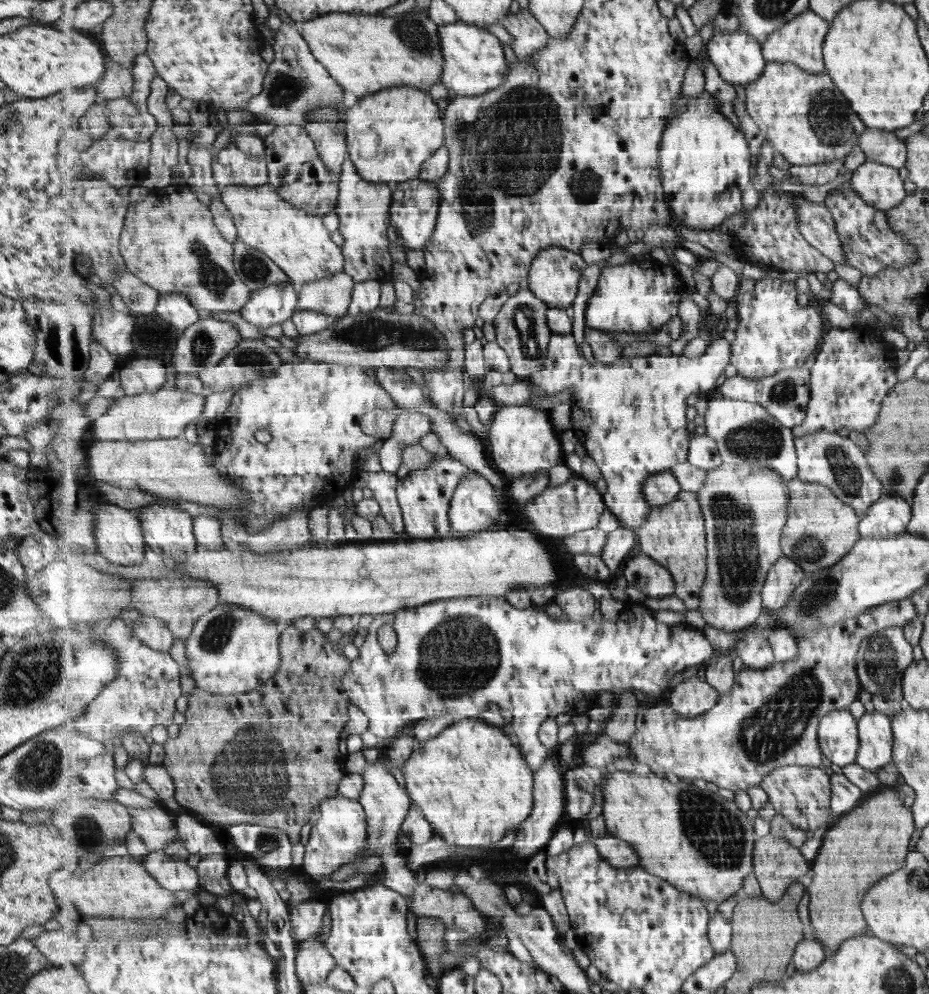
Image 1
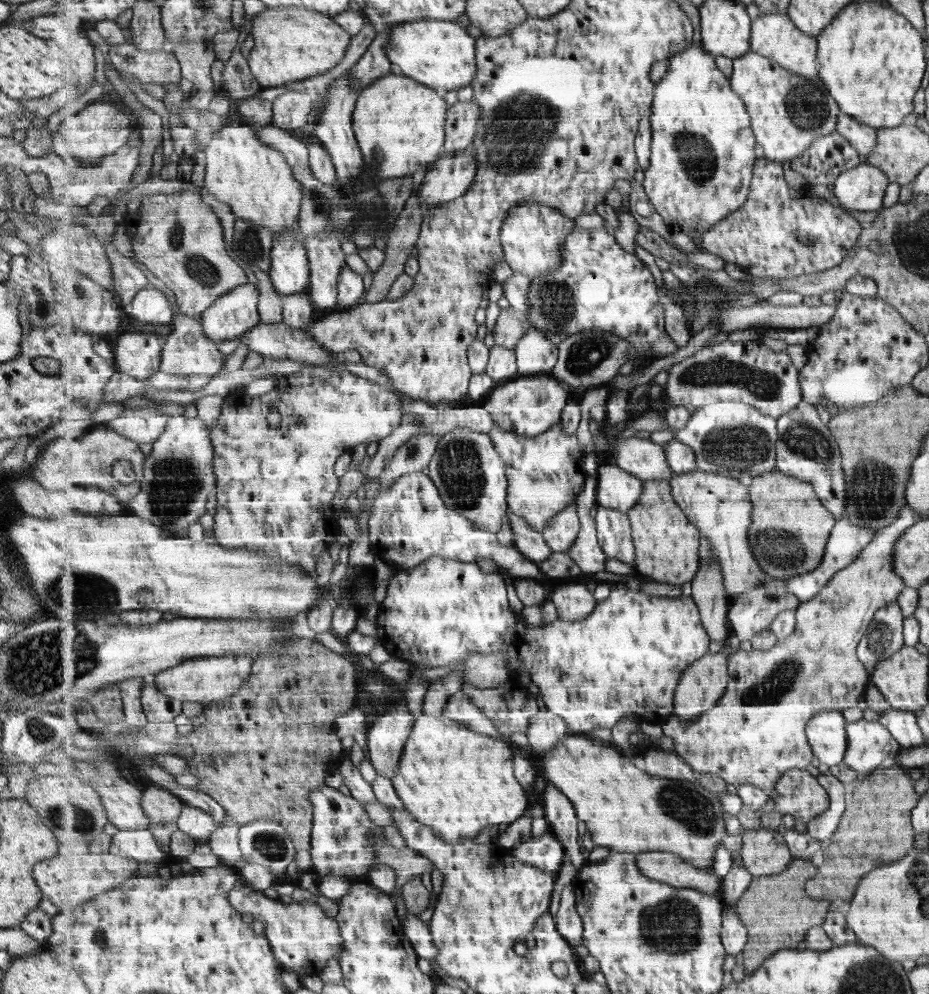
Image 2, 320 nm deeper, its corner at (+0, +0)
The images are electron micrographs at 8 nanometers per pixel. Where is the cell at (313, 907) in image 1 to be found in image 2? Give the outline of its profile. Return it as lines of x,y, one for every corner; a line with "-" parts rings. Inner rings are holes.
241,890
227,891
231,904
243,914
252,914
254,920
263,922
265,936
275,953
275,958
282,966
298,976
303,974
319,974
320,970
327,968
329,960
339,960
344,951
344,938
339,921
329,918
319,904
311,901
294,902
271,899
261,892
252,892
249,895

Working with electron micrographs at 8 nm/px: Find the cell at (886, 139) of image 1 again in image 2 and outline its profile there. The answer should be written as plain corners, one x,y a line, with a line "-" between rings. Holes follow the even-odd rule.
841,114
838,118
837,131
849,139
849,142
858,148
862,162
875,150
878,139
878,129
859,122
855,117

